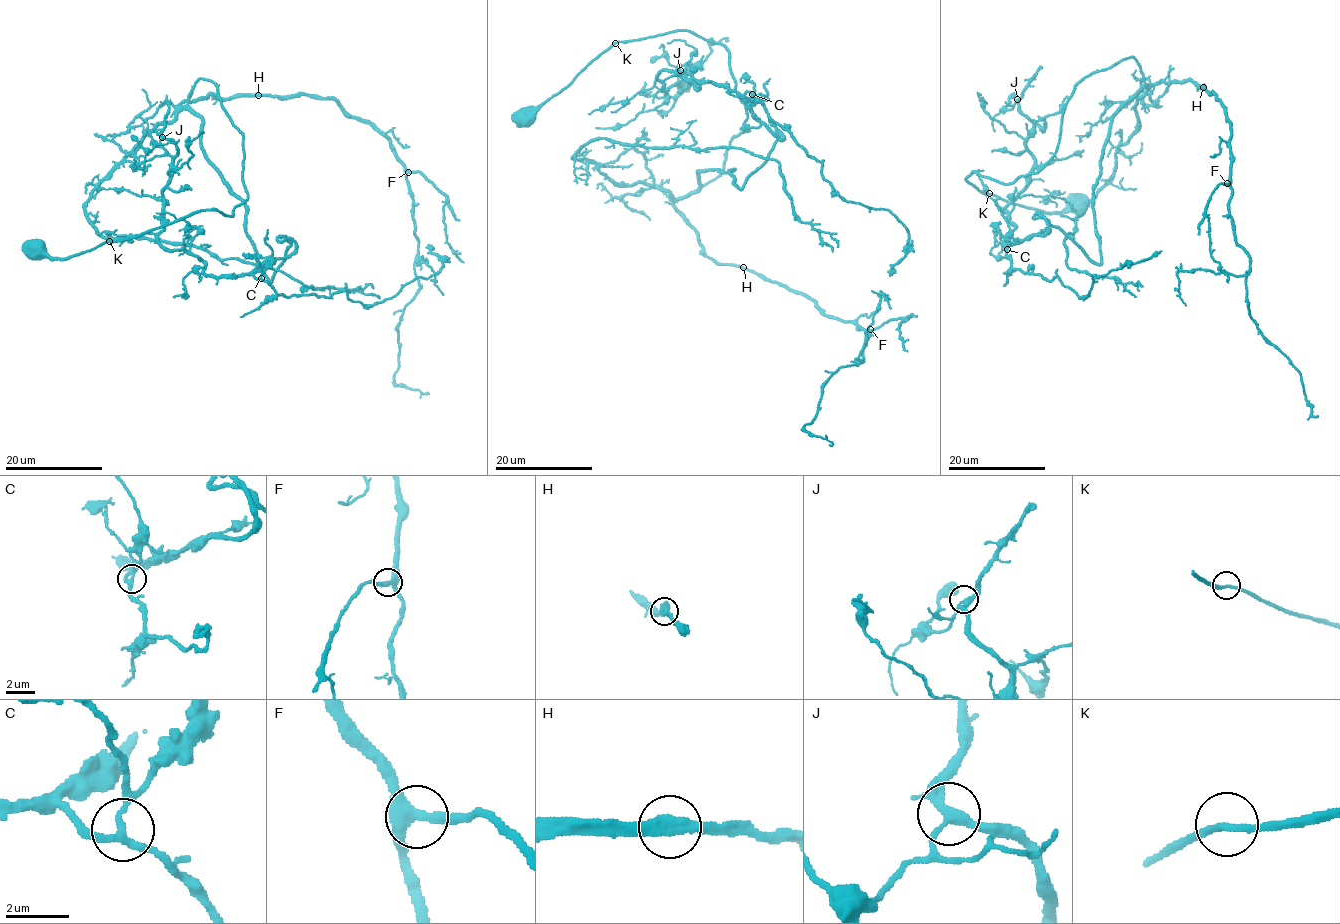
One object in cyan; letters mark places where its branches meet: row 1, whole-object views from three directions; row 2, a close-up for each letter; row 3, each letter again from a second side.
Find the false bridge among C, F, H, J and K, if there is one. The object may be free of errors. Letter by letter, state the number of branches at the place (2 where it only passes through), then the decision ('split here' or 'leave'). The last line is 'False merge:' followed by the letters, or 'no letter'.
C: 3 branches meet; leave
F: 3 branches meet; leave
H: 2 branches meet; leave
J: 3 branches meet; leave
K: 2 branches meet; leave
False merge: no letter

